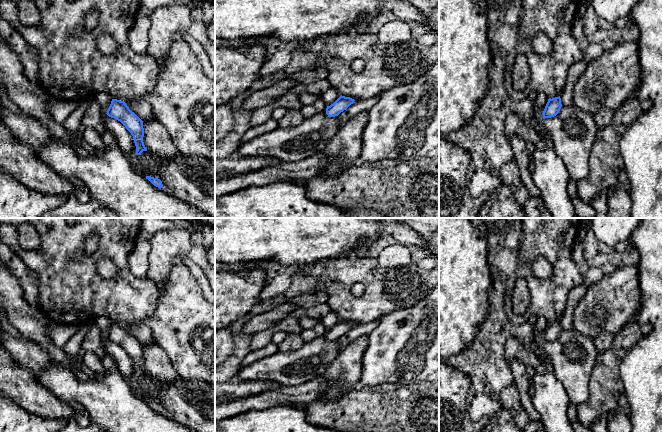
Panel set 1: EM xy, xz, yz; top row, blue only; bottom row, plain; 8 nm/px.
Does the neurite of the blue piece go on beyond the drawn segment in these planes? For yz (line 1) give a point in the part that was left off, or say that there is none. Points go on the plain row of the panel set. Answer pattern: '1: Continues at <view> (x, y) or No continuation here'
1: No continuation here

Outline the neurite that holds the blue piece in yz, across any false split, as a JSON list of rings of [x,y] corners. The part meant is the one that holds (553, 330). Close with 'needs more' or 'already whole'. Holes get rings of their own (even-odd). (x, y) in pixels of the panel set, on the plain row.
[[[560,320],[552,323],[549,322],[545,330],[545,333],[542,337],[543,343],[556,340],[559,337],[561,331],[562,331],[562,328],[561,328]]]; already whole

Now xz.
[[[340,320],[333,328],[327,330],[326,338],[329,341],[338,340],[341,336],[346,334],[351,328],[354,327],[354,323],[350,321]]]; already whole

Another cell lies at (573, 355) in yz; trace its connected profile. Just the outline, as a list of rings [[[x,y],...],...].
[[[574,328],[562,330],[559,337],[543,343],[543,352],[553,365],[553,373],[567,393],[569,404],[579,406],[591,396],[589,380],[597,350],[594,340]]]

